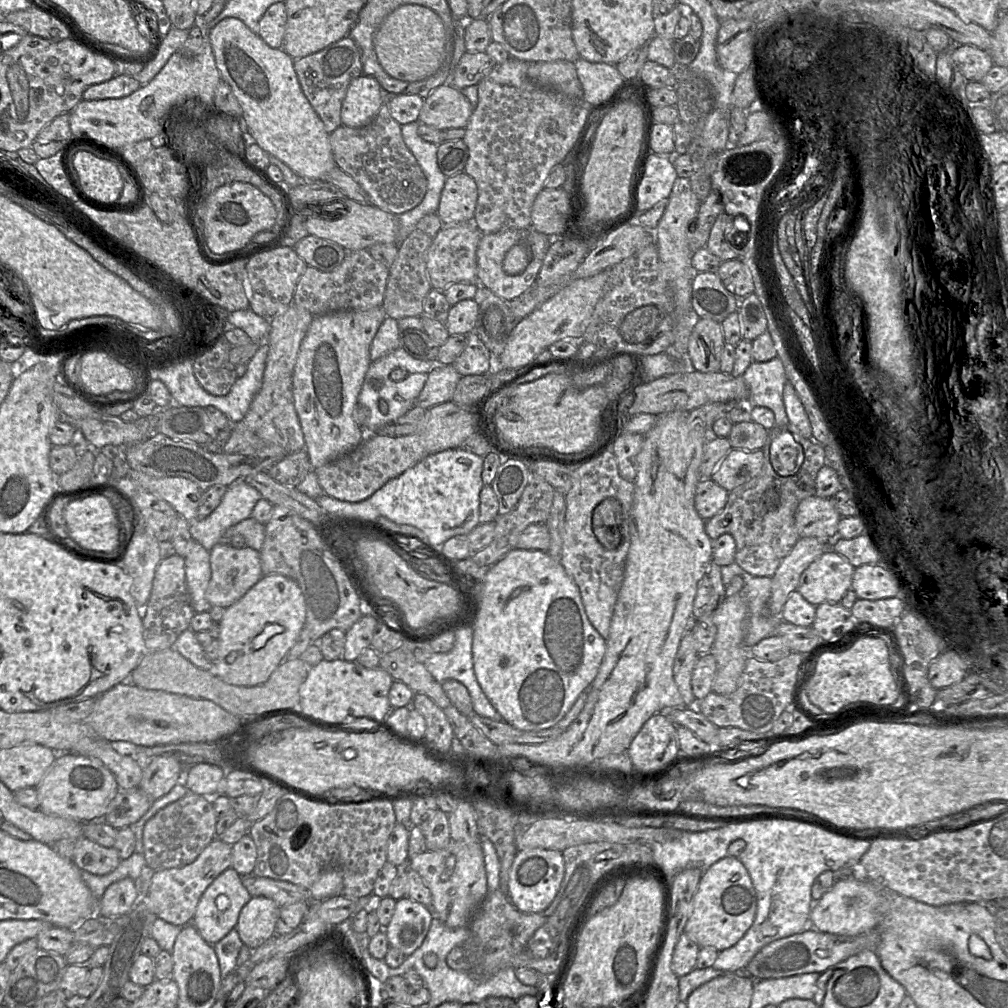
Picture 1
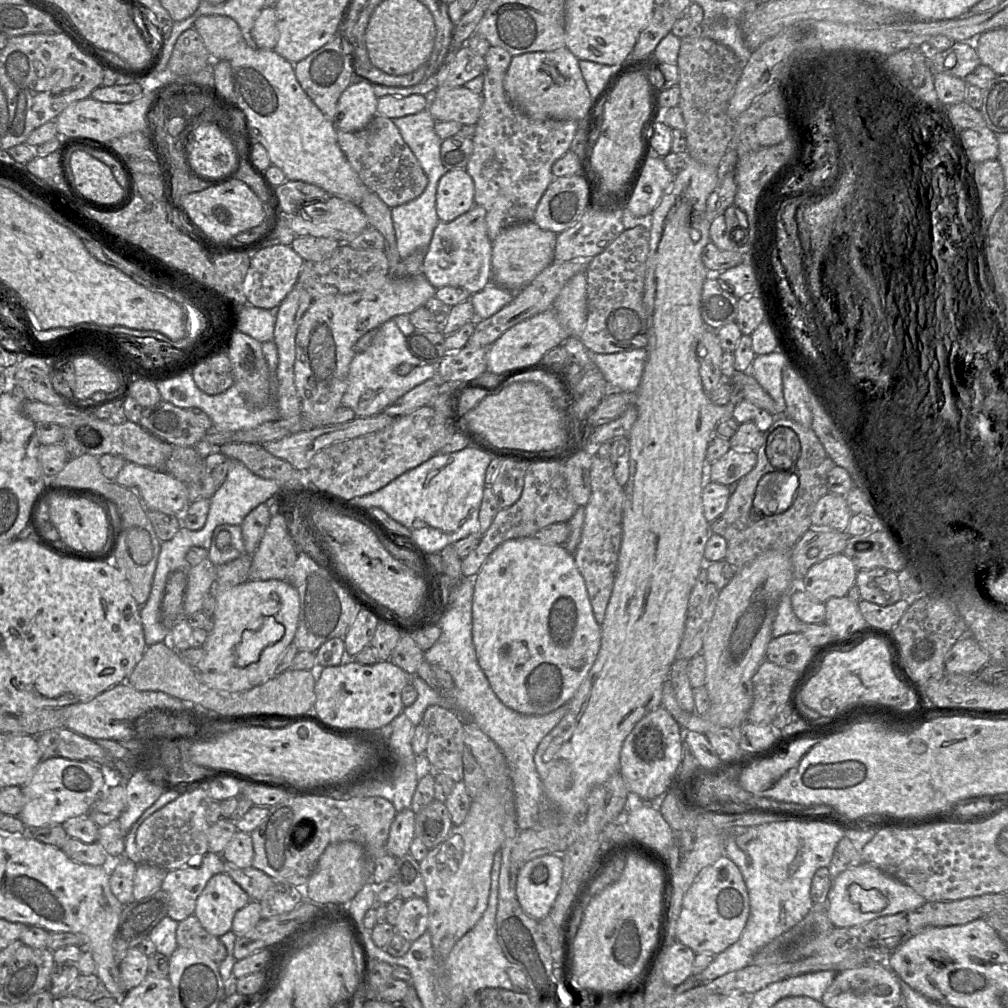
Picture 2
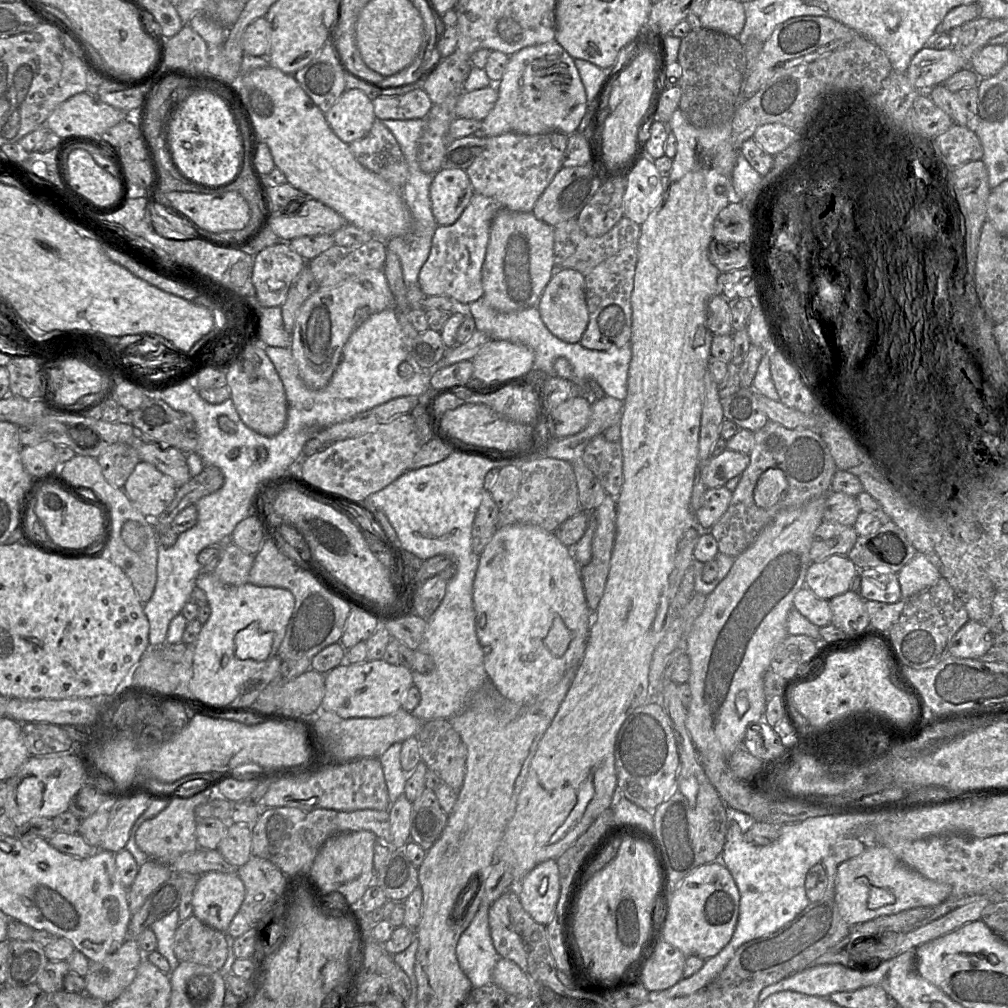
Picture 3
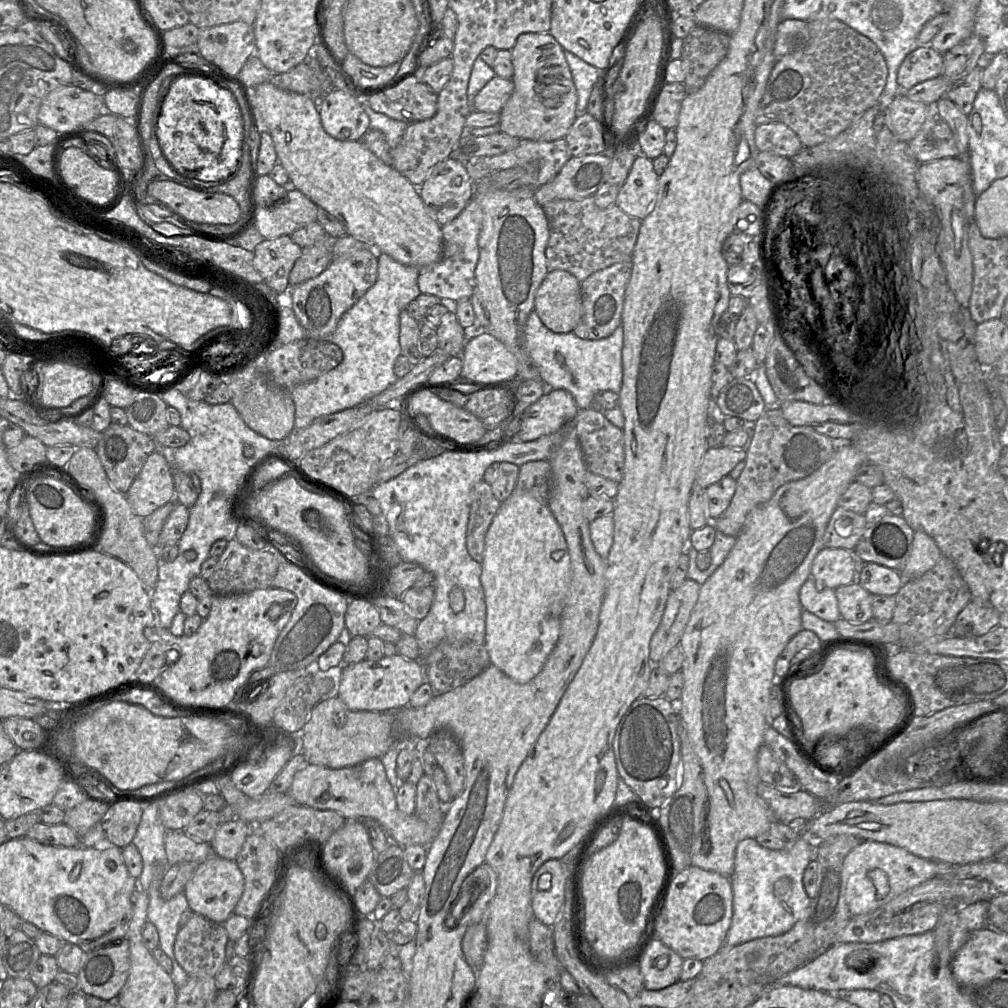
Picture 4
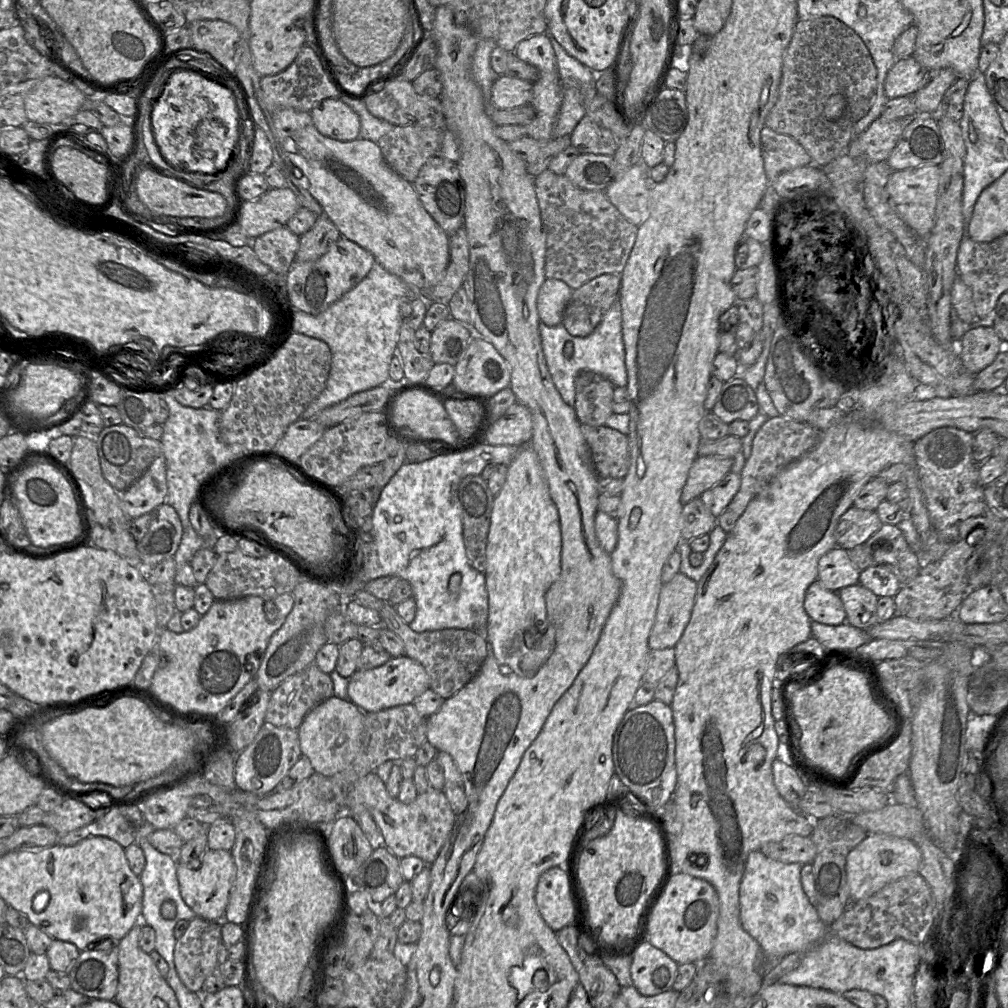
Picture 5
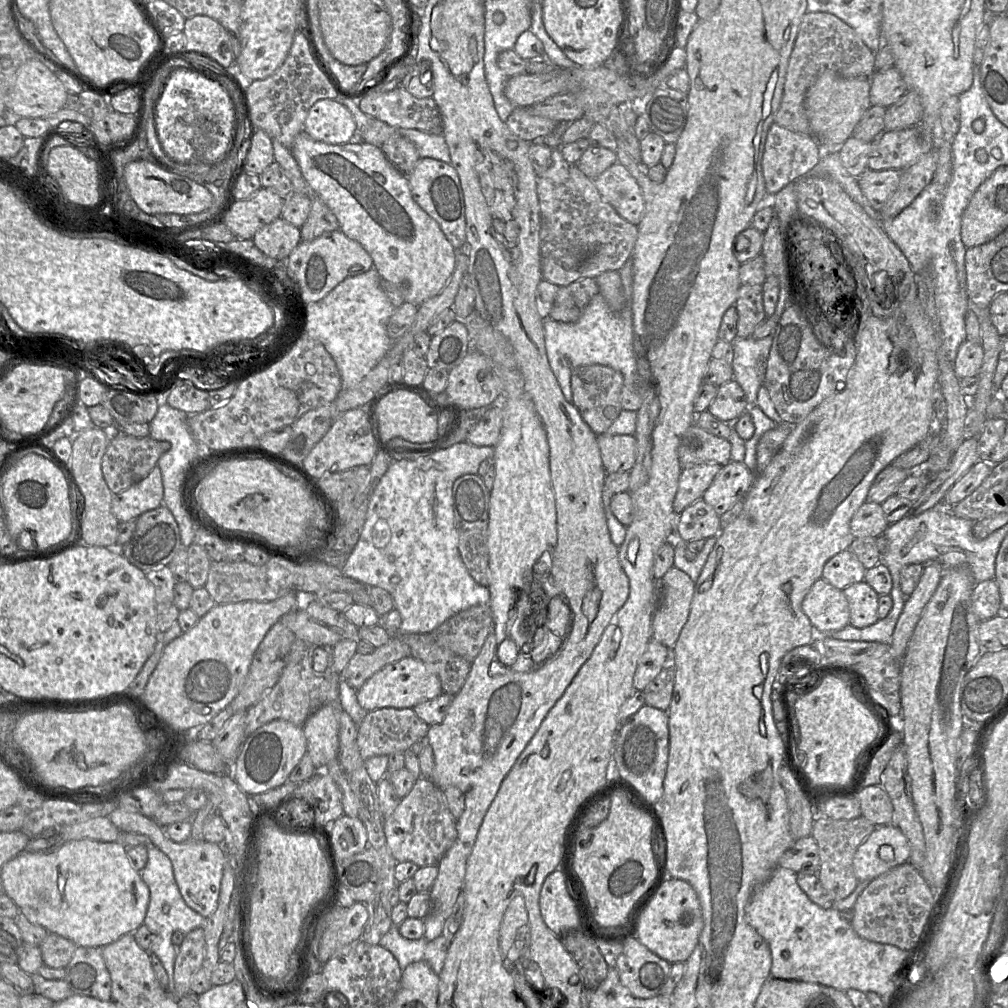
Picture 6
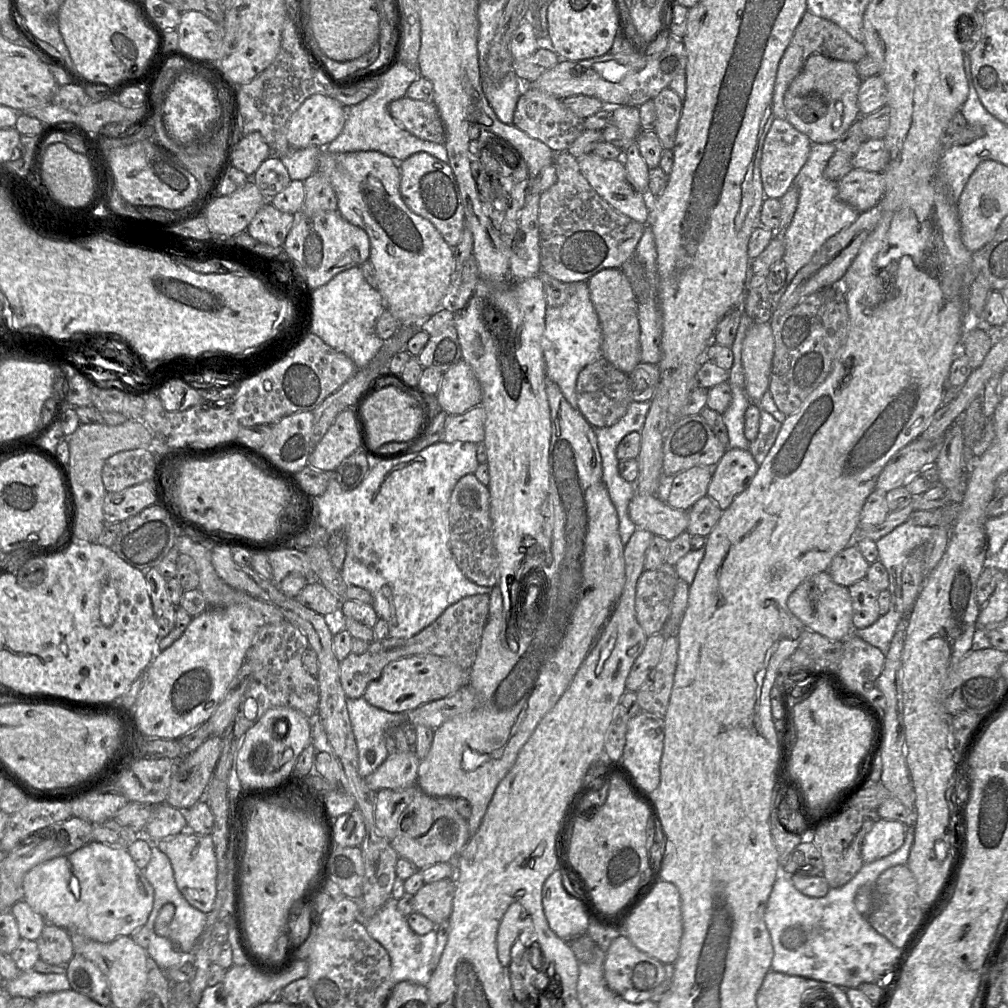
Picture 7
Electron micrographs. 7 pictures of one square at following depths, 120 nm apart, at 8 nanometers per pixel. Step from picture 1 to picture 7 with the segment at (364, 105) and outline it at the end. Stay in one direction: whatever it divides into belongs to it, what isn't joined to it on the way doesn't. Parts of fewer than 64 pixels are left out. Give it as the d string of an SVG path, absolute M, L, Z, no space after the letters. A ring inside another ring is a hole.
M314 94L292 114L287 124L287 141L293 149L325 148L342 132L346 108L333 97Z

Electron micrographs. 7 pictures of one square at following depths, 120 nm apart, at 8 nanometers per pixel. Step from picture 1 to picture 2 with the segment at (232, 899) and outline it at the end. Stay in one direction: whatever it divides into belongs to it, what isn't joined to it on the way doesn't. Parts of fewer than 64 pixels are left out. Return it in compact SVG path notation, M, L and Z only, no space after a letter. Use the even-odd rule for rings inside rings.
M226 873L214 875L196 901L194 916L216 937L231 931L237 911L251 901L249 895Z

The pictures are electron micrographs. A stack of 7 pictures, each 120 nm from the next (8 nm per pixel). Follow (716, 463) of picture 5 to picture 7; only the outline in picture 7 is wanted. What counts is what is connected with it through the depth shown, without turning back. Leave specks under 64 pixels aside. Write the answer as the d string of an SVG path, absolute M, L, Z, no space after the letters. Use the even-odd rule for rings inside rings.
M696 466L684 470L671 478L666 500L671 507L688 511L695 502L707 495L712 479L712 468Z

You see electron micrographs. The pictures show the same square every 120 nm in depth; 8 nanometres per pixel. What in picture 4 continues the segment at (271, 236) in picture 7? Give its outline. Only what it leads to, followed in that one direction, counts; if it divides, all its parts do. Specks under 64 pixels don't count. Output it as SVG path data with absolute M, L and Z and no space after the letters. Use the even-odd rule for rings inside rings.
M290 236L265 239L257 245L254 252L254 267L264 282L277 294L285 294L292 286L290 272L302 254L302 248Z

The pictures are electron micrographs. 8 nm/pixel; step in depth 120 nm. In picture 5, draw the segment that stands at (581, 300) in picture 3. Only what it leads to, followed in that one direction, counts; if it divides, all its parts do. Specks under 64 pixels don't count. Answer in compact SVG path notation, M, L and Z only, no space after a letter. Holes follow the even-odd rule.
M546 278L537 297L540 320L549 327L561 324L572 293L573 289L562 280Z

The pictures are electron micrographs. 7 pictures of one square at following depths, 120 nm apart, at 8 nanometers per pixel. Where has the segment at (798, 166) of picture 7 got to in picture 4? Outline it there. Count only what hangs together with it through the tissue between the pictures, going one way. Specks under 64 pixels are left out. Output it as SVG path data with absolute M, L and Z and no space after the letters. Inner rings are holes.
M783 123L760 125L755 130L755 145L760 152L791 158L803 145L798 136Z

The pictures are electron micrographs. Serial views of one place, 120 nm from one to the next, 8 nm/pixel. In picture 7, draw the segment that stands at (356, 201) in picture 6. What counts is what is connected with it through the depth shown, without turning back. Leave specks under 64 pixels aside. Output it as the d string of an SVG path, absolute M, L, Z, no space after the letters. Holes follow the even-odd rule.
M323 150L317 171L328 176L337 196L341 216L367 233L370 241L369 261L376 271L385 309L397 318L400 325L424 322L445 305L446 291L453 271L453 248L429 220L415 214L403 201L400 194L399 163L377 151L332 153Z

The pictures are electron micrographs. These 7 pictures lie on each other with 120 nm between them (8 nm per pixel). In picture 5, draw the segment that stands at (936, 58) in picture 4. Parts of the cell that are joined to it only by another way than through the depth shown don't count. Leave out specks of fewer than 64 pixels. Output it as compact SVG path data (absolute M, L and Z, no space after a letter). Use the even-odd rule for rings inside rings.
M913 56L897 60L886 76L885 95L888 99L913 95L926 82L928 72Z

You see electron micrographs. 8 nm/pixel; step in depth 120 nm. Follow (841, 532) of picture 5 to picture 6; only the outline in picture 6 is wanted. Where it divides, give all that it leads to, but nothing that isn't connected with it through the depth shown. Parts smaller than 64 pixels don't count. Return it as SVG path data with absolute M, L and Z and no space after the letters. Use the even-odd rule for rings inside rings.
M867 501L856 510L850 520L850 530L854 538L877 538L887 526L882 505Z

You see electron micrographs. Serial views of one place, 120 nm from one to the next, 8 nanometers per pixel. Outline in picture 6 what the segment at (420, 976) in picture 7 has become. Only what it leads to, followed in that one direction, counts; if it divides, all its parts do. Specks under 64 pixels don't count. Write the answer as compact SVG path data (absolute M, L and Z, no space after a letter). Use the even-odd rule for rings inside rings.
M393 924L381 938L379 945L393 954L402 971L413 962L424 961L439 975L444 966L450 943L443 935L433 940L427 940L424 937L409 940L400 934L398 925Z

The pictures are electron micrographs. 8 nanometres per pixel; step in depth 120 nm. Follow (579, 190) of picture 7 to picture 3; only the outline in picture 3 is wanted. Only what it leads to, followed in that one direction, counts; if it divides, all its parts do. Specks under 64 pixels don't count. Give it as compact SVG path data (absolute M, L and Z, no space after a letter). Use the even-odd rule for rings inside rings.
M623 216L606 234L600 237L588 236L578 225L577 218L563 221L554 227L554 263L556 269L571 268L584 276L597 265L616 255L626 247L637 245L641 234L641 225Z

